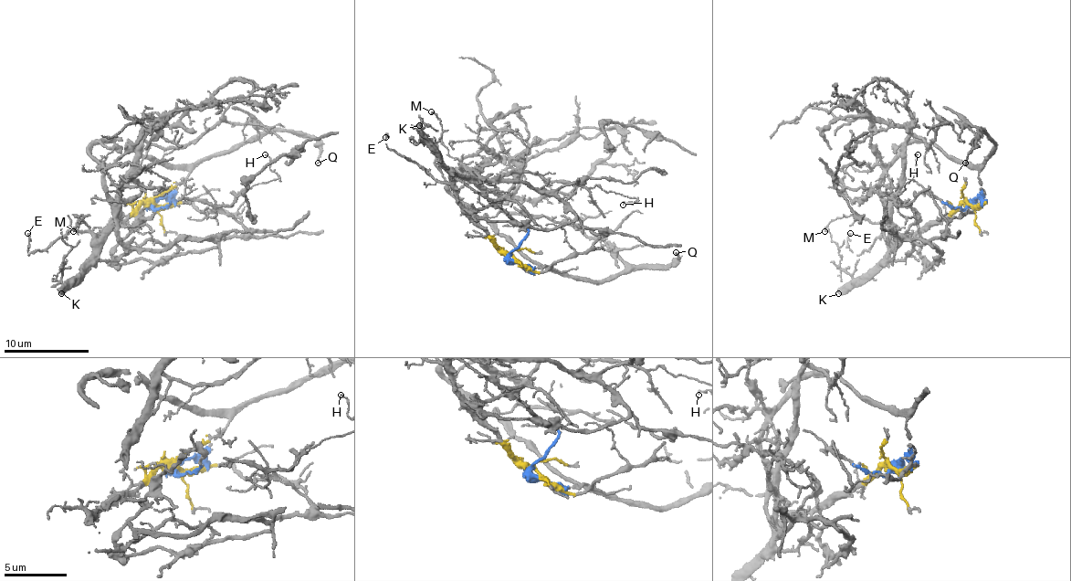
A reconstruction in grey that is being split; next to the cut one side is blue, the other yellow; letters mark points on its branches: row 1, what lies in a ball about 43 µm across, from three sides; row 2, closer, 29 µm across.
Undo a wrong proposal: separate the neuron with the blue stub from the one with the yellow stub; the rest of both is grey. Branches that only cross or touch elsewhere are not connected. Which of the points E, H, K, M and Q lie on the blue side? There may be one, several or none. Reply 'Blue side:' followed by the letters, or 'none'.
Blue side: Q

